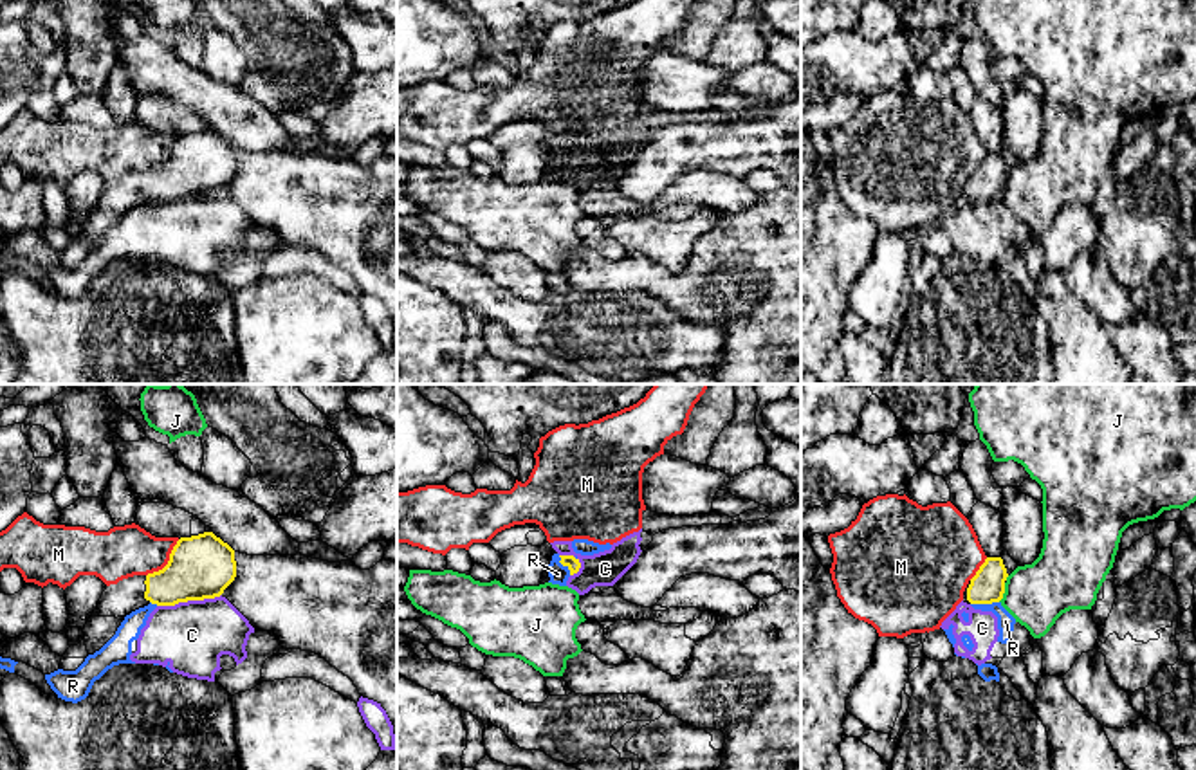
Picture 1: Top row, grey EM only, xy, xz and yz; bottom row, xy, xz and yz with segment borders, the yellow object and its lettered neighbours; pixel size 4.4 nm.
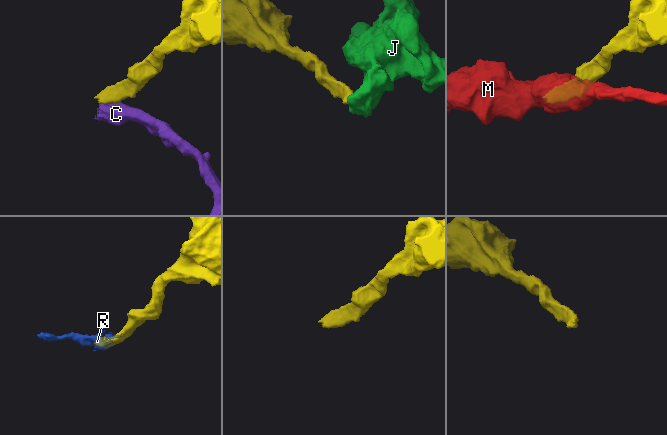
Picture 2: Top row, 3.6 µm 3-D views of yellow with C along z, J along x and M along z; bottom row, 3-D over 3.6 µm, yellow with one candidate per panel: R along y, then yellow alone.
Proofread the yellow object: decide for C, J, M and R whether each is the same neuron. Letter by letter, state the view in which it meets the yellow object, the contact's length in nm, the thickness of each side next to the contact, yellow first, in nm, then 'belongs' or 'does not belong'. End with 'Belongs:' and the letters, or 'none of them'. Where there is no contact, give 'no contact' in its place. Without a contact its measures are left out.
C: contact in xy; length 300 nm; calibres 280 and 300 nm; does not belong
J: contact in yz; length 90 nm; calibres 150 and 280 nm; does not belong
M: contact in xy; length 220 nm; calibres 280 and 240 nm; does not belong
R: contact in yz; length 130 nm; calibres 150 and 80 nm; does not belong
Belongs: none of them

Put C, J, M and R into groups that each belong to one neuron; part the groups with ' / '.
C R / J / M

